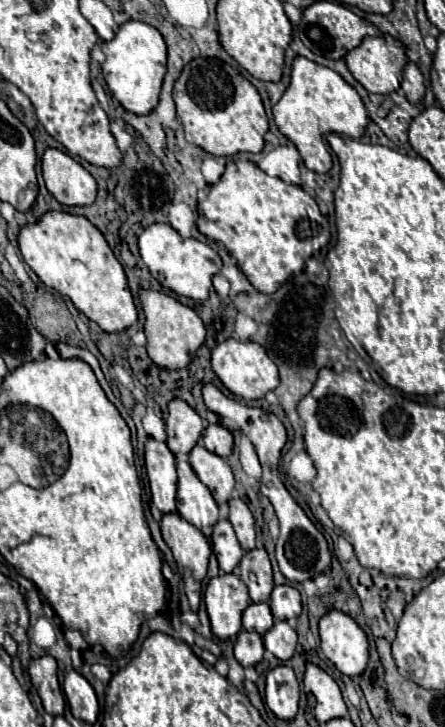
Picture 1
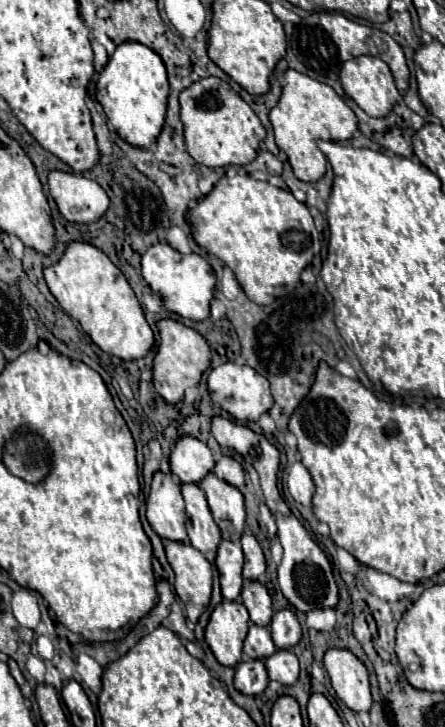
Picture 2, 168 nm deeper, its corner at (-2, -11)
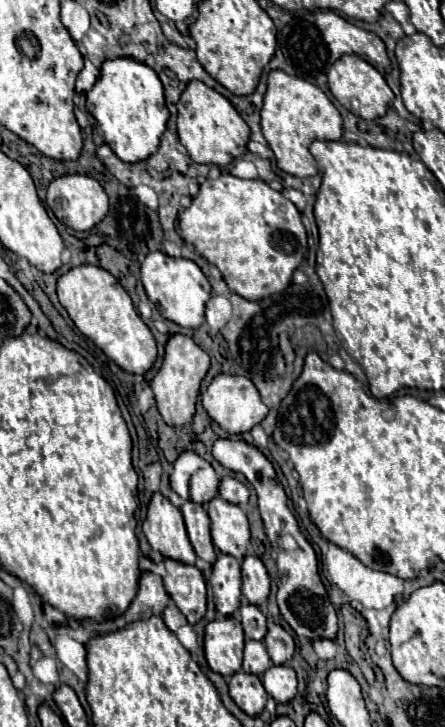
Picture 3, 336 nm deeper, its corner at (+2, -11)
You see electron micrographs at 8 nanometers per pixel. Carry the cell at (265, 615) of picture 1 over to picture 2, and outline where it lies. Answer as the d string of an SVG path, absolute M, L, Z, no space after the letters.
M250 624L250 632L244 642L244 656L248 656L250 660L266 660L268 656L272 656L272 652L276 652L276 646L270 638L268 628Z

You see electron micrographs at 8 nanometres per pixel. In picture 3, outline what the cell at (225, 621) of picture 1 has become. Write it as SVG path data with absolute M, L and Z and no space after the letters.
M220 616L208 622L204 632L204 652L210 668L222 676L230 676L242 668L244 632L236 616Z

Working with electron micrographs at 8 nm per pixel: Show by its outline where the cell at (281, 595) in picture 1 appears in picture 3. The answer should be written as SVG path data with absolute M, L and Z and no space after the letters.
M270 624L268 634L264 638L264 644L268 648L268 654L274 664L284 664L292 658L296 644L294 638L280 626L280 624Z

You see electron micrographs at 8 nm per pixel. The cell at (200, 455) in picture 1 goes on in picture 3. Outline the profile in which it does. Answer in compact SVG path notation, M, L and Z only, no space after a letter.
M220 496L206 504L212 522L212 542L224 552L242 560L250 550L250 530L248 518L238 504L230 504Z

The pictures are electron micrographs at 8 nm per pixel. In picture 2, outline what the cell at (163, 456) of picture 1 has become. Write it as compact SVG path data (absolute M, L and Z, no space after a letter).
M156 472L146 502L146 520L162 540L188 544L186 534L186 510L180 488L172 482L172 476Z

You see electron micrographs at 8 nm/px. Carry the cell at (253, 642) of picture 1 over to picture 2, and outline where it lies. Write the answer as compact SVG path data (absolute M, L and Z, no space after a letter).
M262 660L240 662L234 674L234 688L246 696L258 696L268 686L268 674Z

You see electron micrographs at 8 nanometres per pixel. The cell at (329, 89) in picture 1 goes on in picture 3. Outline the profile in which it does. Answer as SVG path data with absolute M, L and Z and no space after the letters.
M282 70L268 74L268 90L262 106L262 132L268 146L274 150L276 164L280 170L292 176L314 176L318 172L317 162L308 146L312 140L340 140L342 138L342 116L330 102L330 98L314 84L290 76Z

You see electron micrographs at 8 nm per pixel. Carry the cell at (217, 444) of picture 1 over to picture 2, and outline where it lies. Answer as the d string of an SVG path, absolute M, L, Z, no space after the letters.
M222 456L220 462L216 462L214 474L216 474L220 480L232 484L232 486L238 488L238 490L242 490L242 488L246 486L244 468L242 468L234 458L230 458L230 456Z

